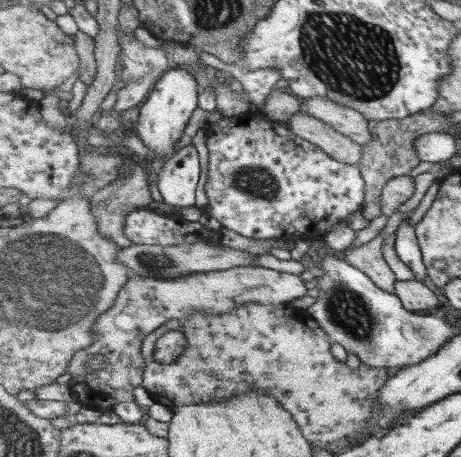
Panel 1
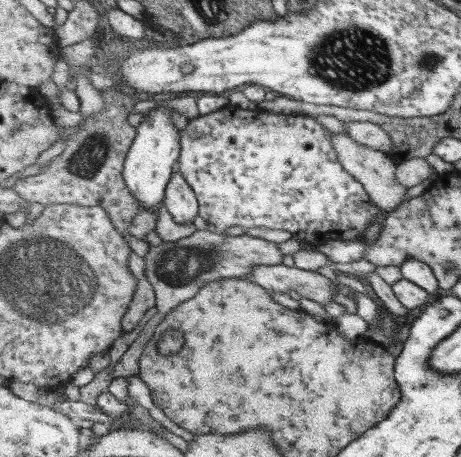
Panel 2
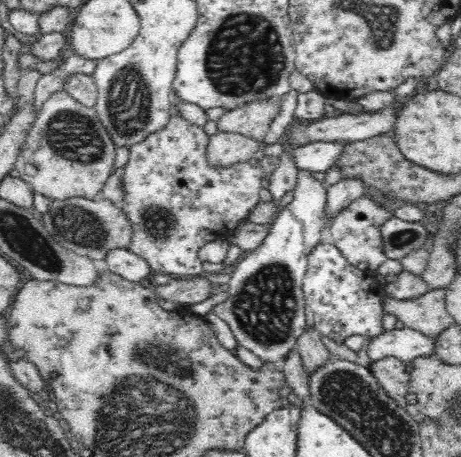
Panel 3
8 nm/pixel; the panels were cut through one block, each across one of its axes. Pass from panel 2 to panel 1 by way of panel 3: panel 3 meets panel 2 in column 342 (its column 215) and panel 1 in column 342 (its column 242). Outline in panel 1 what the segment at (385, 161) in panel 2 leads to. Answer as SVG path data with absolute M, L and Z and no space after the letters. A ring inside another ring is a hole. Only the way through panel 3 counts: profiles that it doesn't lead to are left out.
M299 111L287 122L294 133L319 145L335 160L358 165L363 152L362 144L337 132L330 124L315 118L307 111Z

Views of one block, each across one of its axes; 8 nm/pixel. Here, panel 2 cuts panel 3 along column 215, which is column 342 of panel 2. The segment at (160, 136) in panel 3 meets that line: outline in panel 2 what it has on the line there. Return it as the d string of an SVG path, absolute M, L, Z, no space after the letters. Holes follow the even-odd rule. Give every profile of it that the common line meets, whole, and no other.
M224 106L222 109L219 109L218 111L213 111L212 113L209 113L208 115L201 115L201 117L197 119L191 119L189 121L189 125L185 127L181 131L181 137L182 137L182 154L179 155L179 162L177 164L177 171L181 172L183 174L185 180L188 182L189 186L193 188L196 192L196 196L198 198L198 201L200 202L200 212L199 214L207 220L208 223L213 224L218 231L223 231L226 228L231 228L231 226L242 226L244 228L255 228L255 226L262 226L265 228L270 228L273 230L287 230L289 231L293 237L296 237L297 240L310 243L310 242L326 242L327 238L341 238L341 236L345 236L345 238L355 238L355 220L357 220L357 236L359 238L363 238L363 230L367 230L367 226L371 226L371 222L373 224L377 224L377 222L384 222L382 225L385 225L385 220L381 218L381 207L370 197L370 193L367 192L366 186L362 183L362 181L358 181L350 172L347 172L347 169L342 165L342 161L338 159L338 152L335 151L335 145L334 145L334 134L329 132L327 128L323 127L323 124L319 122L319 120L316 120L315 117L309 116L309 115L285 115L280 113L268 113L267 111L263 111L259 108L255 108L253 110L248 109L241 109L234 106Z

